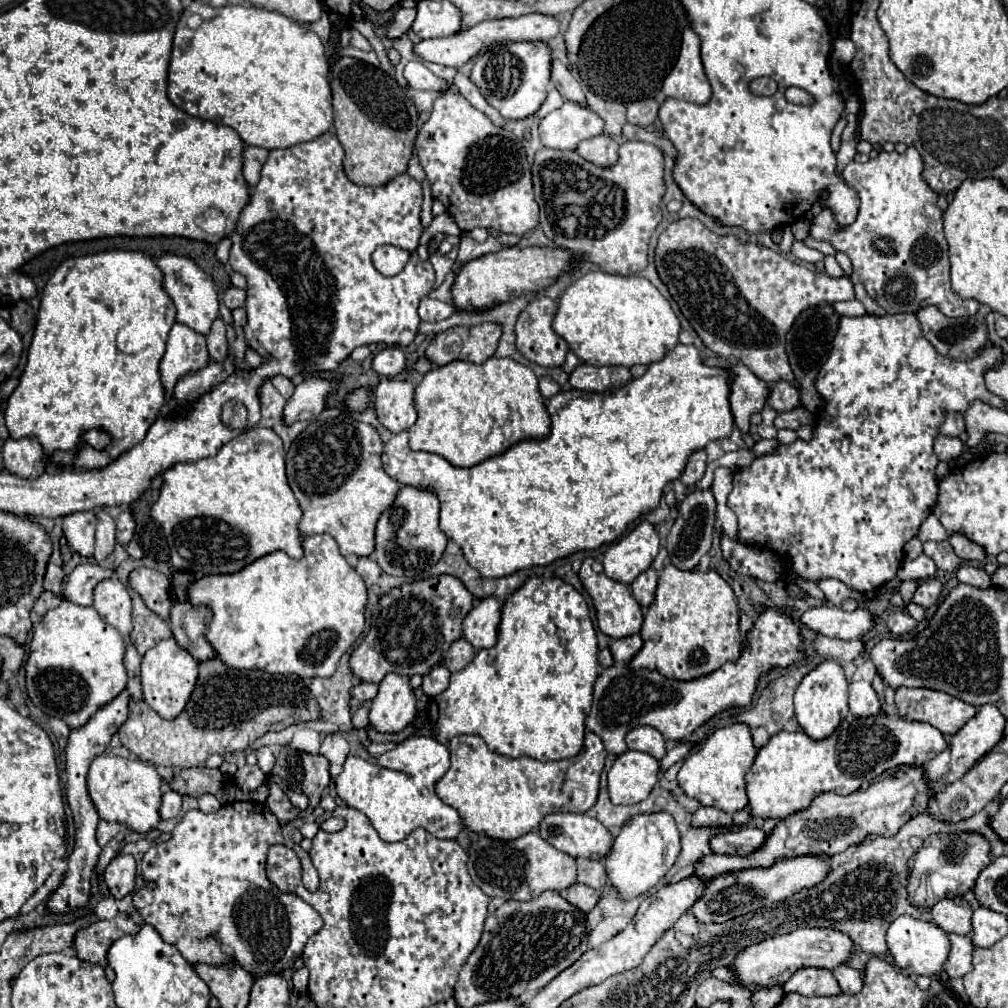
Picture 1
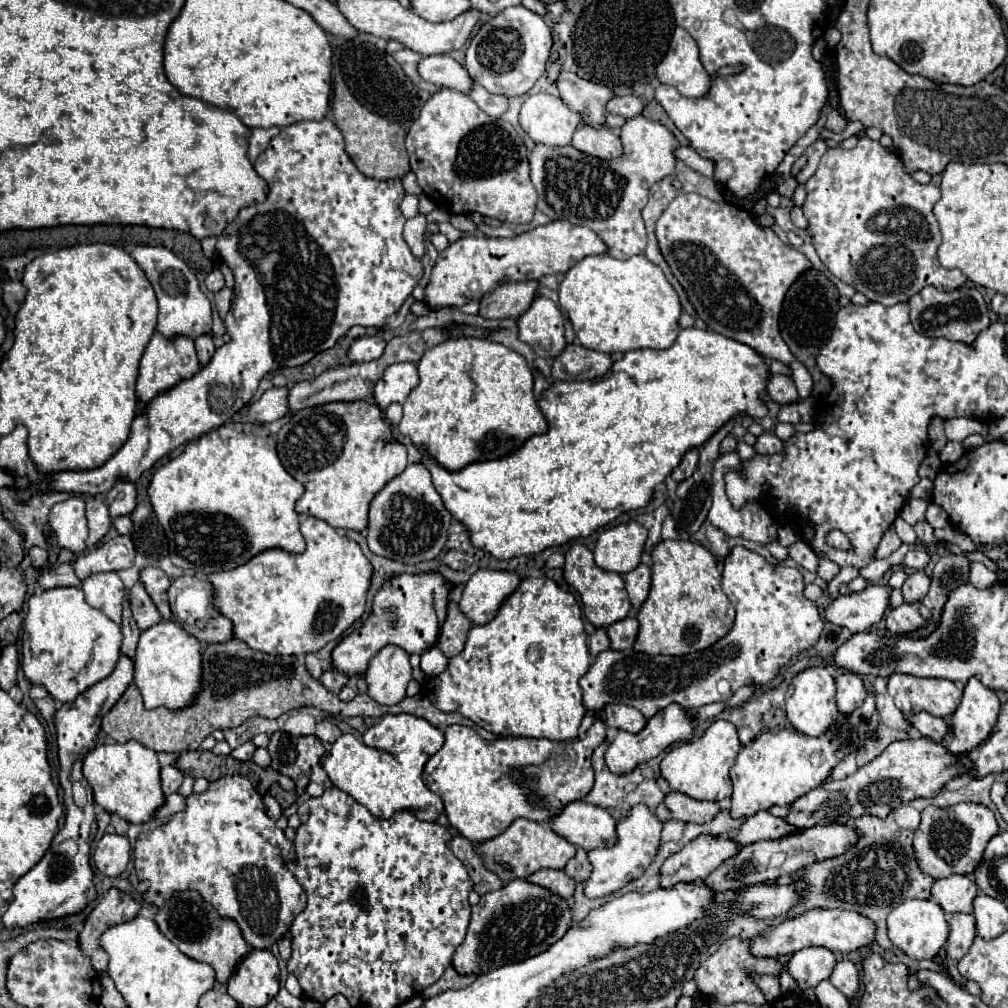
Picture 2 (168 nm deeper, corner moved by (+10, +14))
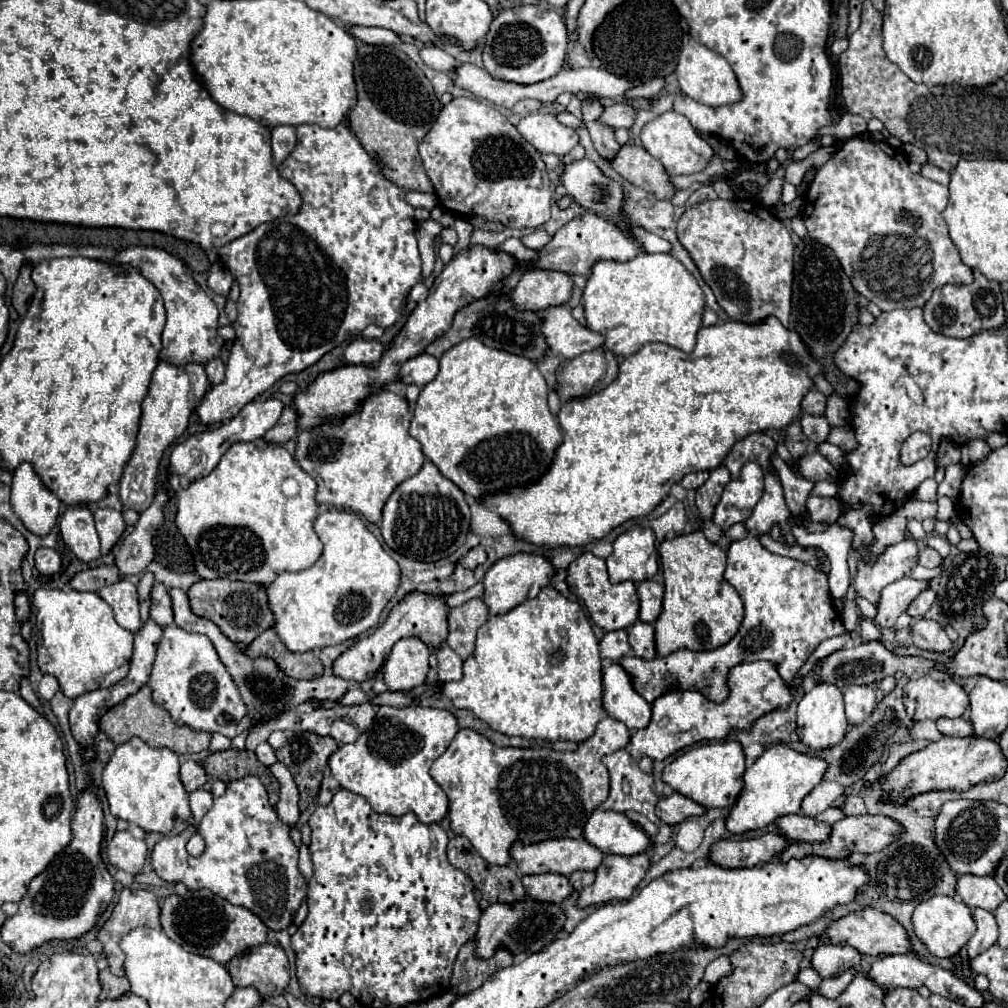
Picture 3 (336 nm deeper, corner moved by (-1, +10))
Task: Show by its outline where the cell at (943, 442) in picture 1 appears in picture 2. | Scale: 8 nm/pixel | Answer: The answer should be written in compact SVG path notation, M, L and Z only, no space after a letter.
M956 417L956 419L946 421L946 437L948 437L948 441L964 441L972 433L986 435L986 431L988 431L986 425L982 425L976 419L970 419L970 417Z

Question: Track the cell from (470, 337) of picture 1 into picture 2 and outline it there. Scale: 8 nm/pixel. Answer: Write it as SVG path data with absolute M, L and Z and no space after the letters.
M526 281L526 283L504 283L498 285L494 291L486 293L480 299L480 315L484 319L516 319L522 315L534 295L536 295L536 281Z

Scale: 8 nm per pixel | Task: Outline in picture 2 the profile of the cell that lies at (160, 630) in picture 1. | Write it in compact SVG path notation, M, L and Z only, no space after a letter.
M136 583L128 591L128 603L130 603L130 611L134 613L134 619L136 619L140 631L146 631L148 627L158 625L162 621L162 615L158 613L156 605L152 603L150 595L144 591L144 587L140 583Z

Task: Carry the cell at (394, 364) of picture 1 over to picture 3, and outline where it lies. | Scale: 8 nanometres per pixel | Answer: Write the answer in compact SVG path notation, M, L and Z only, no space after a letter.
M357 337L353 339L345 351L343 351L343 357L347 363L351 365L373 365L381 359L381 353L383 353L383 345L381 341L377 339L363 339L363 337Z

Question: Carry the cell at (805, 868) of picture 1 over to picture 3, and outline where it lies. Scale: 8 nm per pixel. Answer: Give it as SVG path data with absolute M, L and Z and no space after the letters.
M855 815L855 817L845 817L833 825L831 837L825 843L791 843L779 857L787 861L789 857L805 857L805 855L821 855L829 859L845 859L853 853L853 847L857 845L857 853L877 853L885 849L889 843L893 843L899 835L903 833L901 825L893 821L891 817L885 815Z

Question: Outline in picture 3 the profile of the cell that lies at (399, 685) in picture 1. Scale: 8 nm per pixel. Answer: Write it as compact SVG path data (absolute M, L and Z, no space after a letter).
M419 637L397 641L383 665L383 677L391 691L411 691L425 681L427 671L429 647Z

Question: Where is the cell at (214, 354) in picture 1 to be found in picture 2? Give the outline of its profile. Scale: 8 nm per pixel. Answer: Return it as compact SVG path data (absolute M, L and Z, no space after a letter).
M204 333L204 335L200 335L200 337L196 339L196 351L198 351L200 365L206 365L206 363L212 359L212 355L214 355L214 351L216 351L216 347L214 347L214 343L212 343L212 333Z

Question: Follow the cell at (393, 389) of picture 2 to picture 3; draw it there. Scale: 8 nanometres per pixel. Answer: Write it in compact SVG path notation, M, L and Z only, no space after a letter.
M421 353L421 355L409 359L407 363L401 365L399 377L405 385L415 383L415 385L423 387L429 381L433 381L437 373L439 373L439 359L429 355L429 353Z

